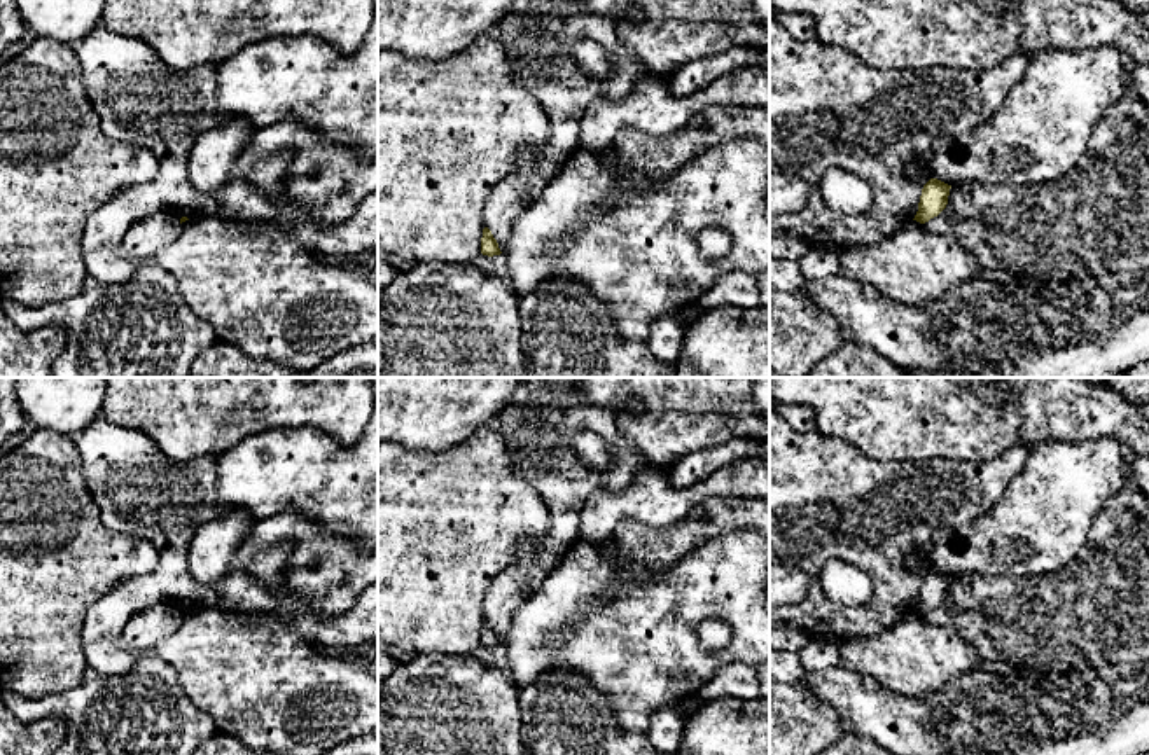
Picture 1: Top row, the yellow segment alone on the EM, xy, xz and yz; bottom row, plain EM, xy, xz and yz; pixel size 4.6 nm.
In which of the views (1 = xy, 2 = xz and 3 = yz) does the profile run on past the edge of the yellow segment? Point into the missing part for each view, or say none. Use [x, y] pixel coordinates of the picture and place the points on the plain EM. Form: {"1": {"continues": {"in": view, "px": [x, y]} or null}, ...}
{"1": {"continues": null}, "2": {"continues": null}, "3": {"continues": null}}

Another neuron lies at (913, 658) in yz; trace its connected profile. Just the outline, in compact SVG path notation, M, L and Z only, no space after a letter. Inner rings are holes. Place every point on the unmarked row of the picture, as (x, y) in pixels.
M916 612L880 634L848 638L838 647L839 666L915 699L937 696L948 682L985 662L953 627L930 626Z

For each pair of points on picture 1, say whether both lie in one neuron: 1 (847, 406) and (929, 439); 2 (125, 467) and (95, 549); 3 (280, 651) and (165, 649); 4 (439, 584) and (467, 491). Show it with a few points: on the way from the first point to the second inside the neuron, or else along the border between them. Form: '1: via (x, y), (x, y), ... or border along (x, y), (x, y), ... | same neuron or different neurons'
1: via (868, 406), (896, 406), (908, 418) | same neuron
2: border along (88, 484), (98, 518), (112, 530), (142, 539) | different neurons
3: via (252, 651), (193, 651) | same neuron
4: via (439, 561), (439, 530), (455, 514) | same neuron

